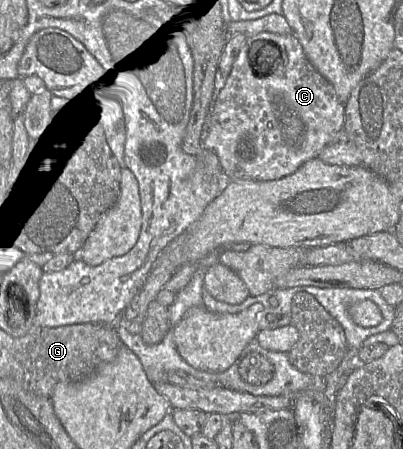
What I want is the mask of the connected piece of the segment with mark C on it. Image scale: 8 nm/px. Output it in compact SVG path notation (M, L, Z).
M260 32L247 37L225 85L216 94L202 145L217 155L230 181L276 180L296 172L306 161L317 158L335 135L344 130L344 121L344 104L331 83L309 62L296 36L293 33Z

